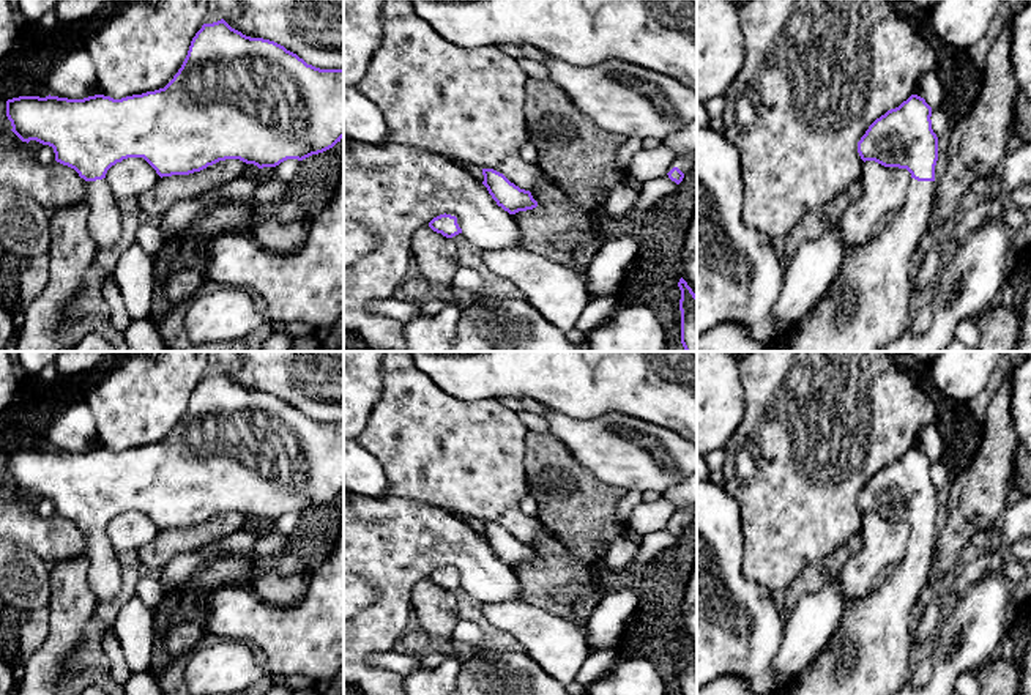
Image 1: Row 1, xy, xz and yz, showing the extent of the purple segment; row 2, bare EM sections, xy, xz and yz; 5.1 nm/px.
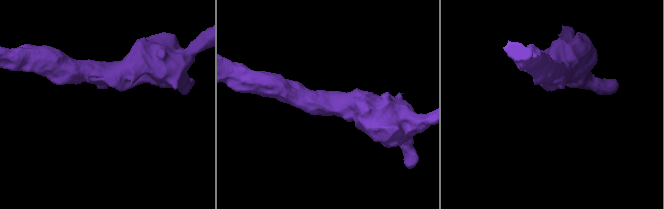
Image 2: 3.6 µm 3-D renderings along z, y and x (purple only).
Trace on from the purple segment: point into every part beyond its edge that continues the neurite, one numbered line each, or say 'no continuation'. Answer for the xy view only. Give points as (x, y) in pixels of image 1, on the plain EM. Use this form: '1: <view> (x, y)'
1: xy (104, 576)

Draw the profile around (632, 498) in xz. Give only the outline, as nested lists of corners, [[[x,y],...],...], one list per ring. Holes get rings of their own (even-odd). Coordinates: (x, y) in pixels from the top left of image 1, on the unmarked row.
[[[626,490],[626,495],[618,504],[618,514],[623,523],[627,522],[631,512],[642,503],[642,493],[637,490]]]

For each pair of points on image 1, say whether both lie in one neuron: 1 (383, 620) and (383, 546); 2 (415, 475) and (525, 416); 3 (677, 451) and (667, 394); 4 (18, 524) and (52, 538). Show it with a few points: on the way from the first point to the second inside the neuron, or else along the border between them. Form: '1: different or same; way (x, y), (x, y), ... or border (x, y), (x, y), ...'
1: same; way (387, 601), (387, 564)
2: different; border (516, 413), (528, 431)
3: different; border (639, 418), (680, 435)
4: same; way (26, 527), (44, 536)

